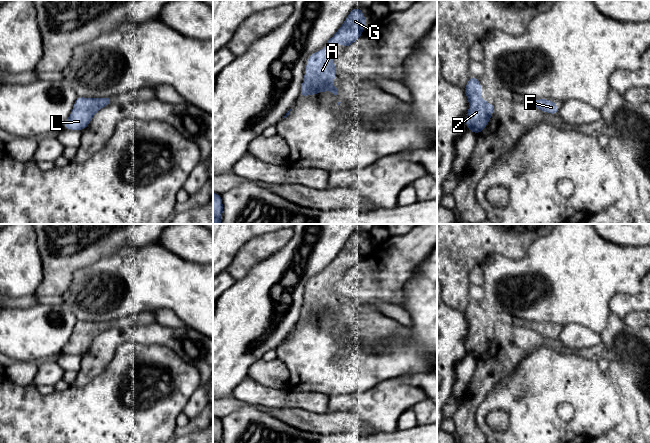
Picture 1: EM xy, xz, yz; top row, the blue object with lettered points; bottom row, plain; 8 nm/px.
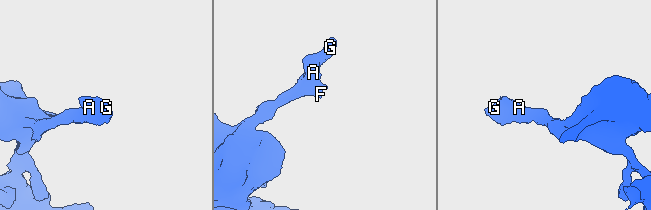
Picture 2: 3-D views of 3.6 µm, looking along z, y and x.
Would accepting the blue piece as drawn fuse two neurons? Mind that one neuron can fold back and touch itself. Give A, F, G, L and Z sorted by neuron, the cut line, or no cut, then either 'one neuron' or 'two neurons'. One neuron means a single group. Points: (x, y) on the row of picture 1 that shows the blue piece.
A F G L Z; no cut; one neuron

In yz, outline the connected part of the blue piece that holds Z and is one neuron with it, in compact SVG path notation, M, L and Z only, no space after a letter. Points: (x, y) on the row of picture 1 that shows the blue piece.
M469 78L464 92L469 100L469 110L466 115L466 127L475 134L482 132L494 111L495 104L487 103L480 97L482 86L478 78Z

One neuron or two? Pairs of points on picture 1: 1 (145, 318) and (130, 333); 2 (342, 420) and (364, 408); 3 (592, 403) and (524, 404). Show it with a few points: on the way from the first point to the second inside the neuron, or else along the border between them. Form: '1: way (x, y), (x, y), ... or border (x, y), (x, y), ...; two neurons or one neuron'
1: border (155, 322), (116, 328); two neurons
2: border (330, 413), (353, 412), (372, 428); two neurons
3: way (575, 395), (541, 395); one neuron

